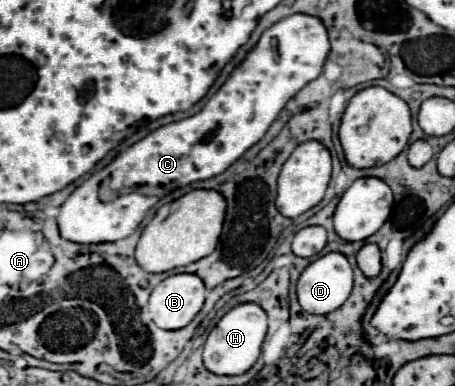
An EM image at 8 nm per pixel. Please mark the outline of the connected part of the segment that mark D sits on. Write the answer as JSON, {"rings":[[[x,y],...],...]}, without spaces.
{"rings":[[[327,253],[323,257],[315,259],[313,263],[309,263],[305,267],[305,271],[301,273],[301,277],[297,281],[297,299],[299,299],[299,305],[307,313],[325,315],[325,313],[339,309],[345,303],[345,299],[351,293],[351,287],[353,287],[353,269],[351,269],[347,257],[343,253]]]}

